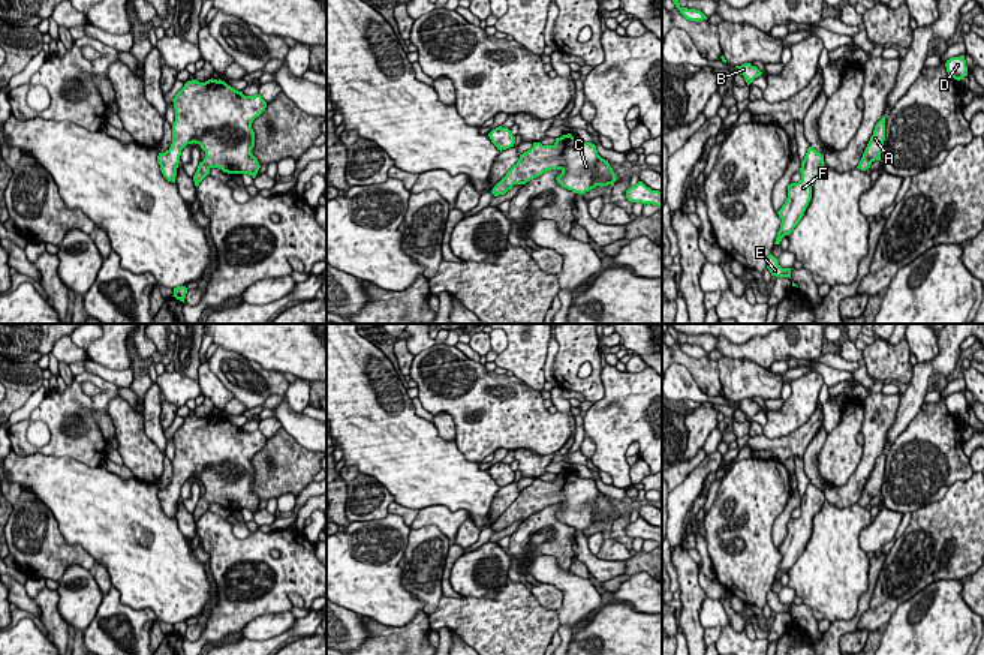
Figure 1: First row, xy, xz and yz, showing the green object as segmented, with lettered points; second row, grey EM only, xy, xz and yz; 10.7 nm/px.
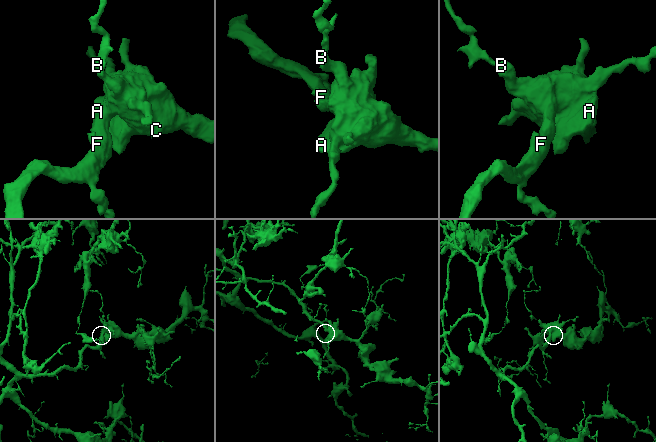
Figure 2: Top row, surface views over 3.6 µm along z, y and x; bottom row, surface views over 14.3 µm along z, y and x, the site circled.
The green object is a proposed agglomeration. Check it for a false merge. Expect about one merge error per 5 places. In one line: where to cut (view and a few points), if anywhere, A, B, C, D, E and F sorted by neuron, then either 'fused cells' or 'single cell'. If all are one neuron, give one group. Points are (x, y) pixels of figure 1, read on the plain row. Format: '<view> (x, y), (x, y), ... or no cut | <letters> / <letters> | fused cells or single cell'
no cut | A B C D E F | single cell

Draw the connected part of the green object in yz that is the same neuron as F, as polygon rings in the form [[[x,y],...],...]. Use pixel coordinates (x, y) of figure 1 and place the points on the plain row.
[[[809,483],[800,504],[801,516],[788,522],[788,534],[777,547],[782,559],[774,580],[780,580],[782,574],[789,571],[804,552],[812,535],[813,517],[821,510],[824,499],[824,490]]]

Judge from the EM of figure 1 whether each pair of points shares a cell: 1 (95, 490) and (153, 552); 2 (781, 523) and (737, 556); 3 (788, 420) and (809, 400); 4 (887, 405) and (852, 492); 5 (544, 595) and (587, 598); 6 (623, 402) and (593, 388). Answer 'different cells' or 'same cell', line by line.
1: same cell
2: different cells
3: same cell
4: same cell
5: different cells
6: different cells

